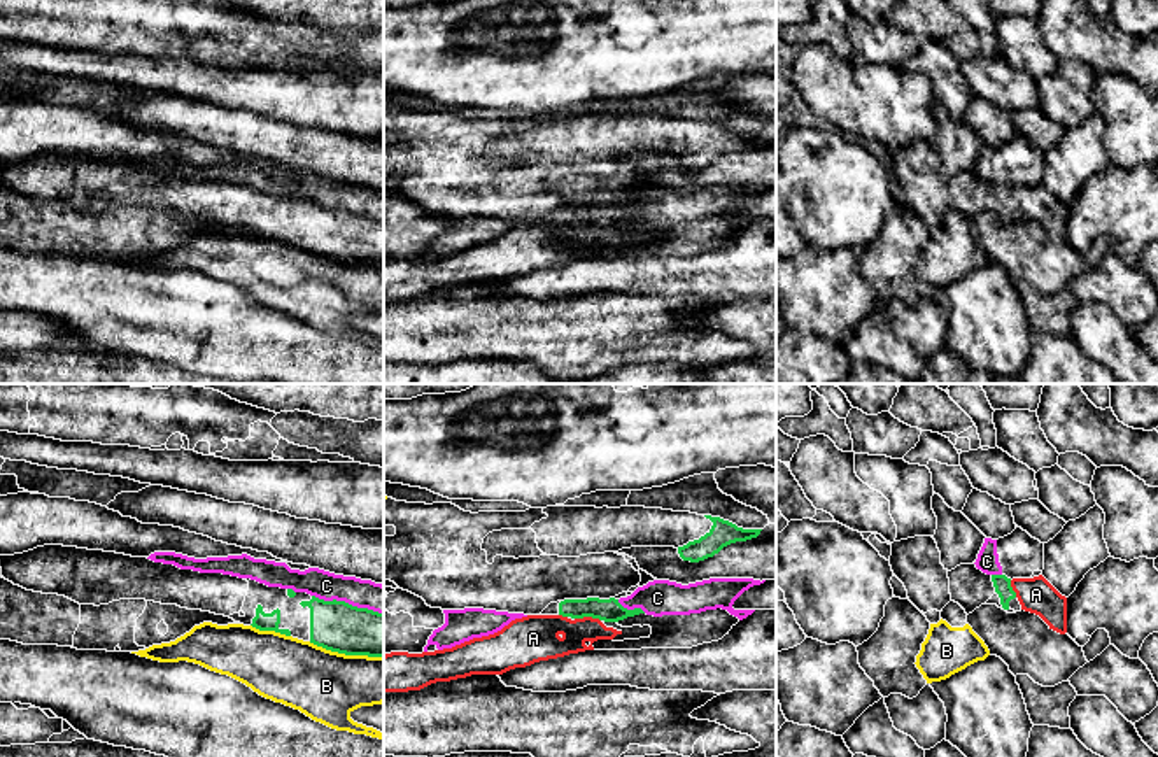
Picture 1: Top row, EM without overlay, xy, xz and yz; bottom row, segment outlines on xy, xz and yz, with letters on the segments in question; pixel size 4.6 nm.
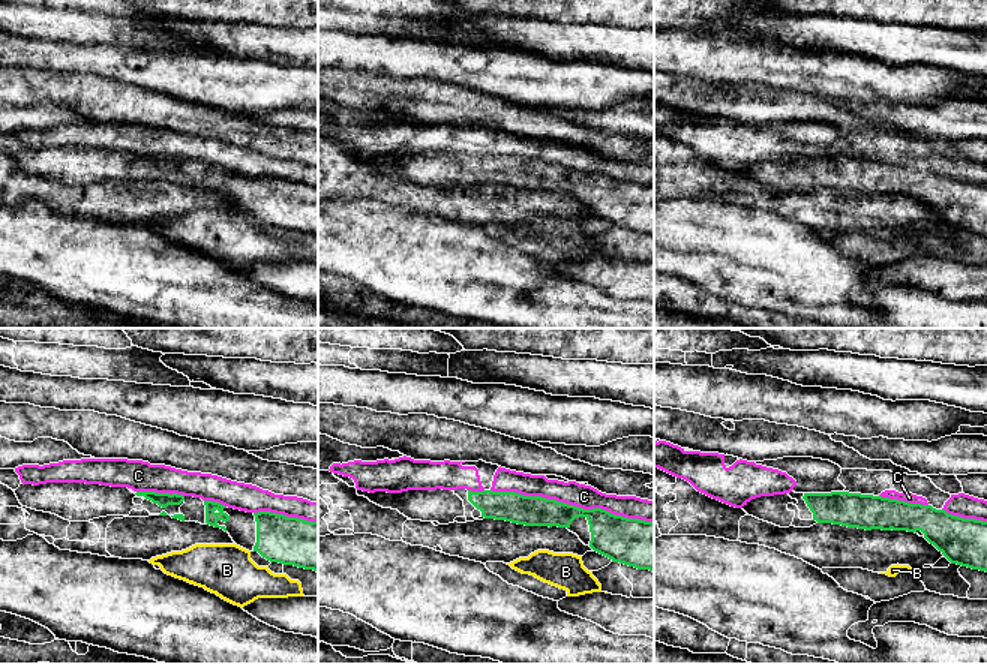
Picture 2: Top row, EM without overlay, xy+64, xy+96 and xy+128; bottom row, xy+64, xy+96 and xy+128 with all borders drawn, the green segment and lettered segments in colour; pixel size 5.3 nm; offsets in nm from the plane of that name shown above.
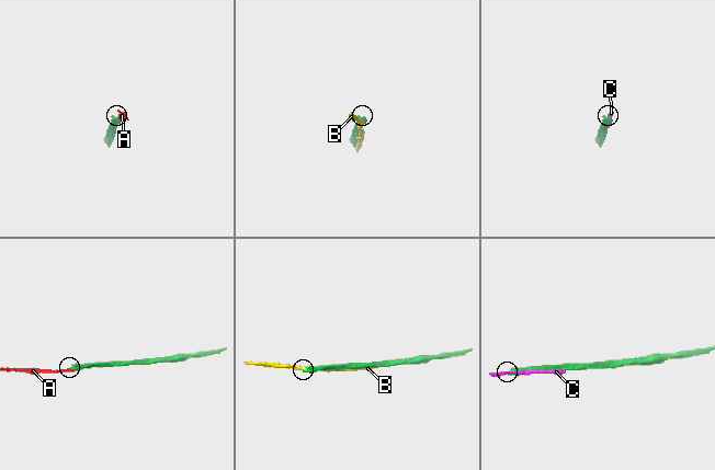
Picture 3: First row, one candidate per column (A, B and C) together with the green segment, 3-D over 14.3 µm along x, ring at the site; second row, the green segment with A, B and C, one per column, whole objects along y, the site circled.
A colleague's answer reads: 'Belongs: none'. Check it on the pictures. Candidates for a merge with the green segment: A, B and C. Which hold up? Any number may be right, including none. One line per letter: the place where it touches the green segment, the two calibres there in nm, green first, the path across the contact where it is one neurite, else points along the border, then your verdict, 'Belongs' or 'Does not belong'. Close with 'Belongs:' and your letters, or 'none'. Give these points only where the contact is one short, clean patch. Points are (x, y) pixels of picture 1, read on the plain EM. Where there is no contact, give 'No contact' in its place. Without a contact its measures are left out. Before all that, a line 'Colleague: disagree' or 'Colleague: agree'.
Colleague: agree
A: Touches green at xz (587, 223). Thickness 110 nm (green) against 190 nm. Does not belong
B: Touches green at xy (345, 261). Thickness 240 nm (green) against 320 nm. Does not belong
C: Touches green at xy (347, 211). Thickness 240 nm (green) against 130 nm. Does not belong
Belongs: none

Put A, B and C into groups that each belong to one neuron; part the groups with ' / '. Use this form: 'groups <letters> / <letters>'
groups A / B / C

